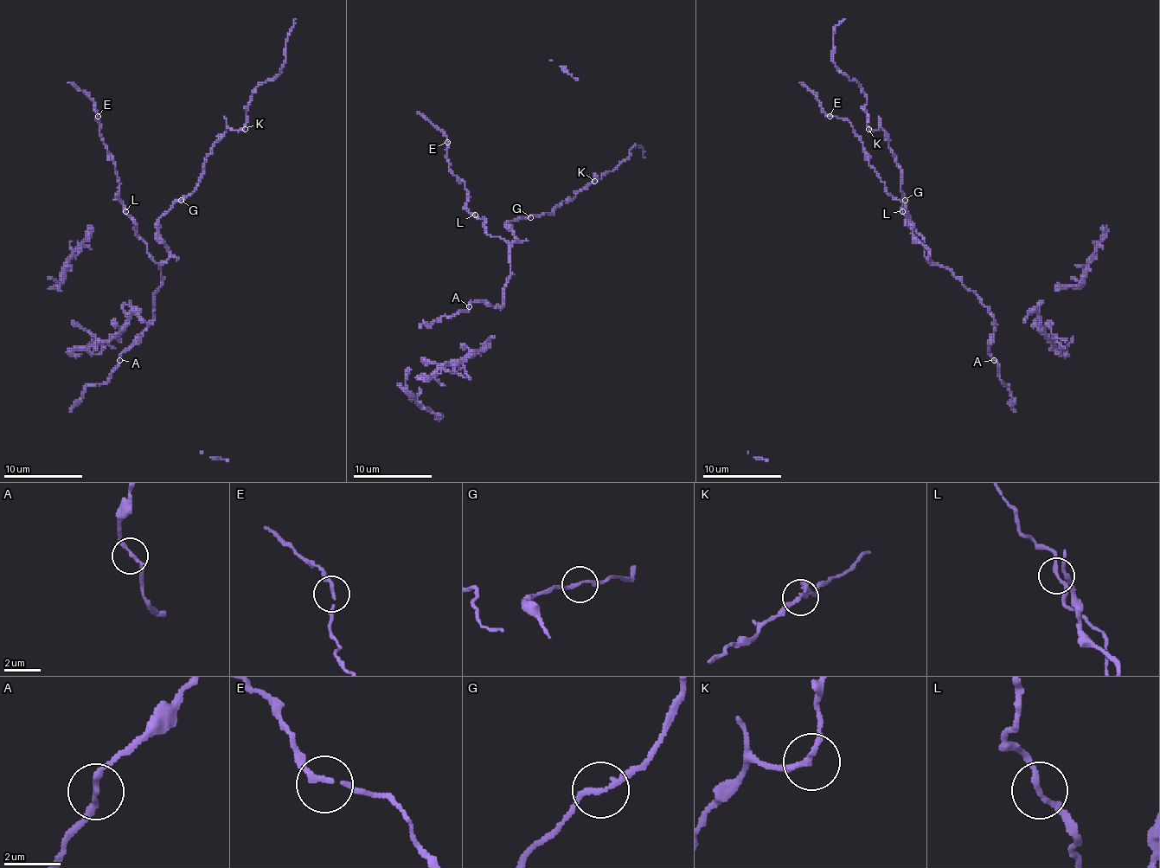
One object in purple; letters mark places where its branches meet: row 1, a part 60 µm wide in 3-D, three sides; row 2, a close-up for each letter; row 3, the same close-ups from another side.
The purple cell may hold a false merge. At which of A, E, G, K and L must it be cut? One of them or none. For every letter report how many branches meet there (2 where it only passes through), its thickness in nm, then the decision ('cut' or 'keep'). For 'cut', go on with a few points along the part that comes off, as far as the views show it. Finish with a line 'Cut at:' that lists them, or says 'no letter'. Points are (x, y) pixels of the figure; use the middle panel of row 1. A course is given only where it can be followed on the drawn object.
A: branches 2; calibre 180 nm; keep
E: branches 2; calibre 170 nm; keep
G: branches 2; calibre 170 nm; keep
K: branches 2; calibre 180 nm; keep
L: branches 2; calibre 170 nm; keep
Cut at: no letter

